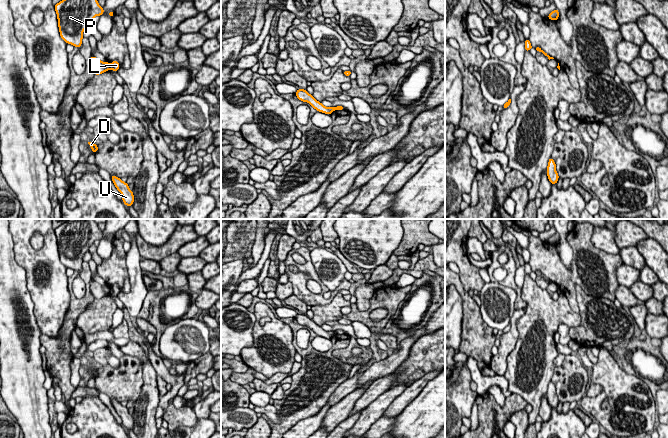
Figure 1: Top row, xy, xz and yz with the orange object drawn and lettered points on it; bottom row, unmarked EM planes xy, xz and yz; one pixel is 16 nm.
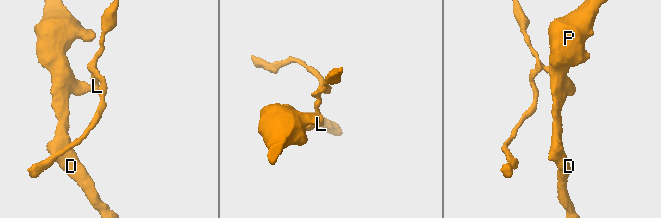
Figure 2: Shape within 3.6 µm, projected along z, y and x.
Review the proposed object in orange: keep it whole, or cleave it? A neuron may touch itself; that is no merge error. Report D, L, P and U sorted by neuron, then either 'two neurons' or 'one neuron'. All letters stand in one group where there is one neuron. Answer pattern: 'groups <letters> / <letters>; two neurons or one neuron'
groups D P U / L; two neurons

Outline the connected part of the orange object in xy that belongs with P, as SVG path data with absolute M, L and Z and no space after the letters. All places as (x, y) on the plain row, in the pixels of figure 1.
M69 219L54 229L60 261L74 271L81 271L83 256L95 240L104 237L93 219Z

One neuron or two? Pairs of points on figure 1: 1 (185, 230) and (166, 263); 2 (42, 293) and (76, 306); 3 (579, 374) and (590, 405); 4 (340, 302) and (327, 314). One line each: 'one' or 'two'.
1: two
2: two
3: two
4: one

